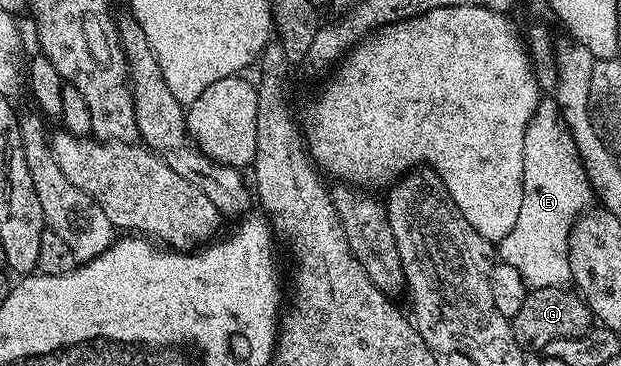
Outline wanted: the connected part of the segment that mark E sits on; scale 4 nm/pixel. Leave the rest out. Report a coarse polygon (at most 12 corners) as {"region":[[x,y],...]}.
{"region":[[541,98],[522,145],[522,210],[499,258],[529,288],[572,277],[593,203],[564,115]]}

